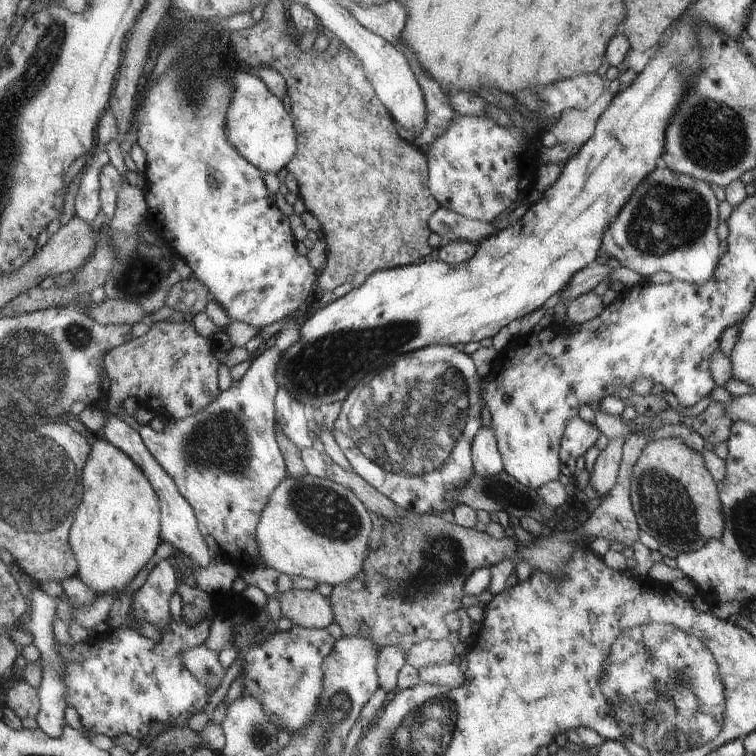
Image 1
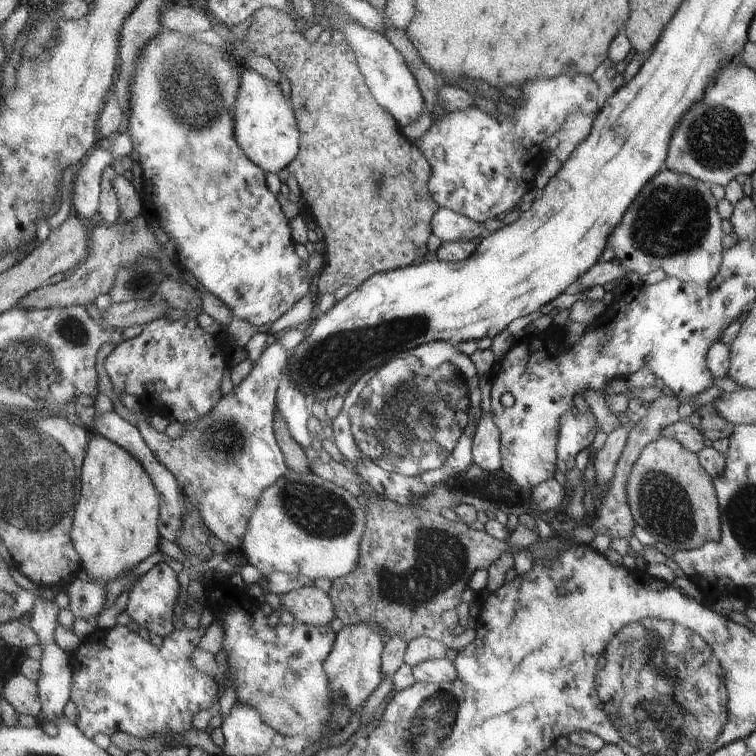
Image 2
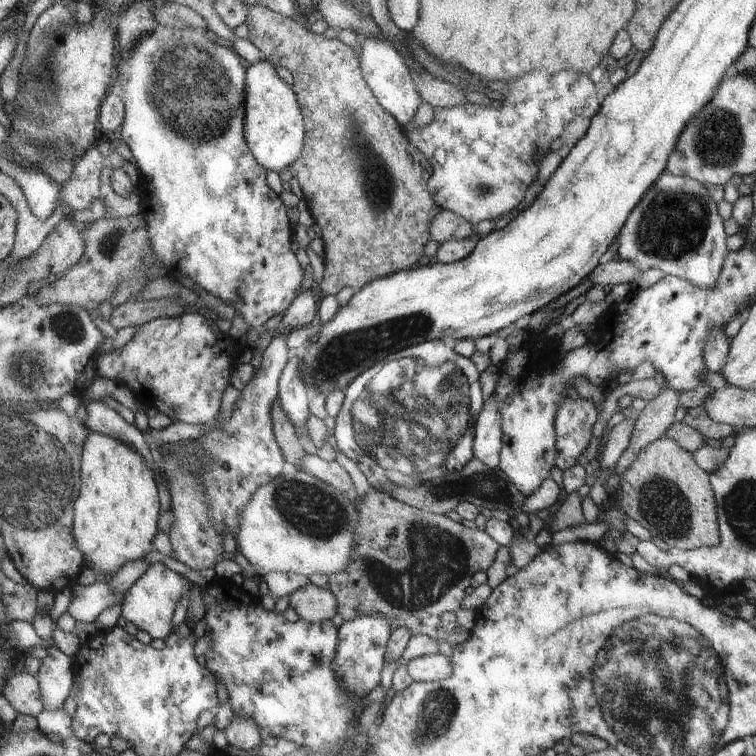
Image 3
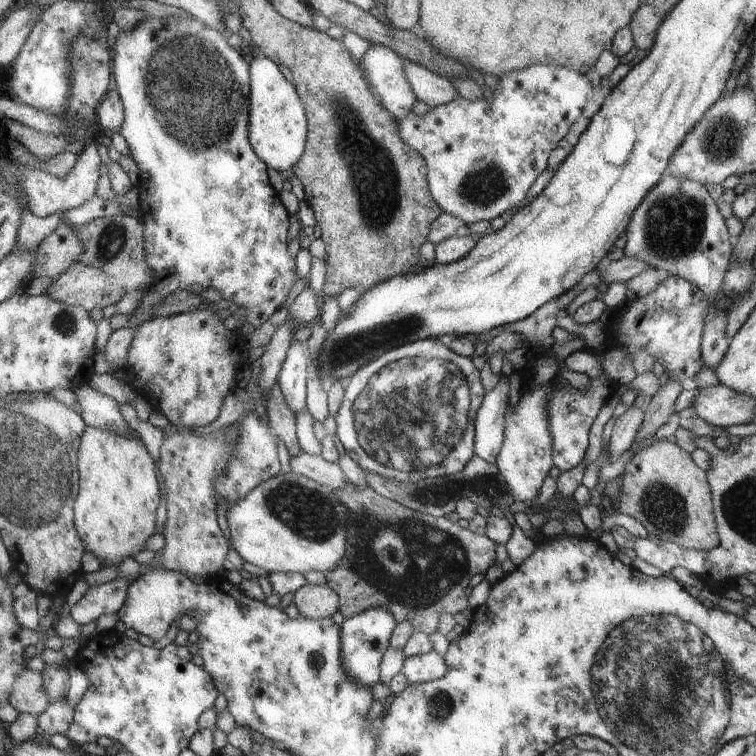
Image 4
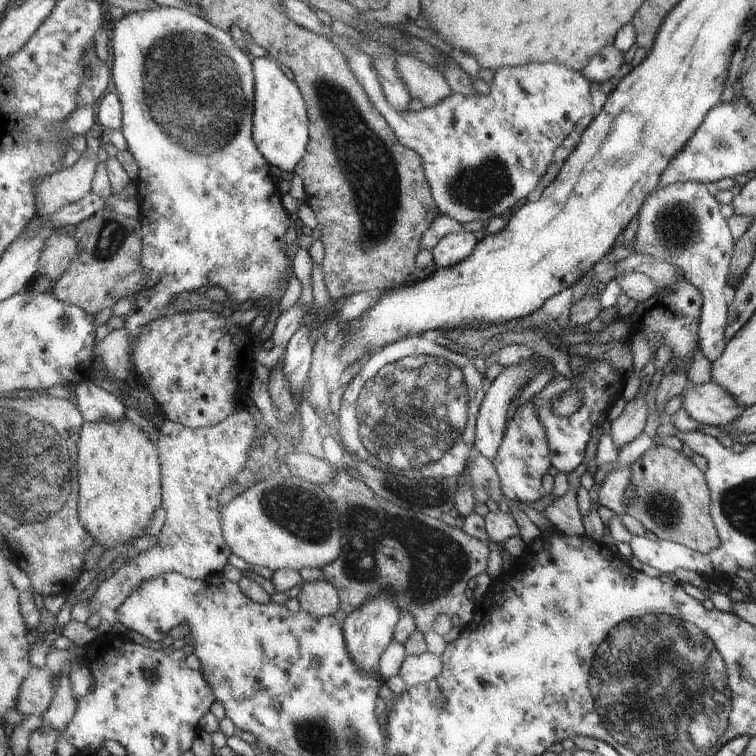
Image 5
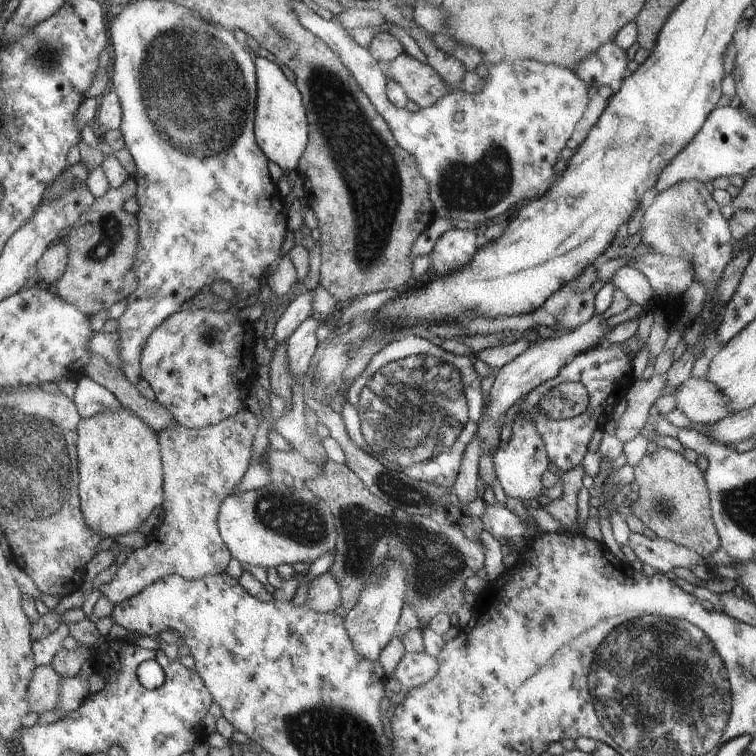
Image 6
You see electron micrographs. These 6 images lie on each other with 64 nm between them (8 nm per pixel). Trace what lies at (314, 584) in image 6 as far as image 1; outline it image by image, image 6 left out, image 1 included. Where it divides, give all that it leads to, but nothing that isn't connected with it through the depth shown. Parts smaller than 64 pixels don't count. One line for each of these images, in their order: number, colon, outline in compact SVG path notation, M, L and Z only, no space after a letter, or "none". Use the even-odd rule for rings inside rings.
1: M291 590L279 596L281 614L295 626L325 630L335 620L331 598L319 590Z
2: M317 584L293 590L281 600L287 612L291 612L299 622L311 626L327 626L337 616L337 606L333 602L333 596L321 590Z
3: M309 582L291 594L291 608L309 622L325 622L339 612L339 598L333 590Z
4: M307 584L295 594L295 604L303 616L323 620L331 618L337 610L341 610L341 594L329 584Z
5: M327 578L305 582L297 598L301 602L301 610L307 610L317 618L333 616L341 608L341 590Z

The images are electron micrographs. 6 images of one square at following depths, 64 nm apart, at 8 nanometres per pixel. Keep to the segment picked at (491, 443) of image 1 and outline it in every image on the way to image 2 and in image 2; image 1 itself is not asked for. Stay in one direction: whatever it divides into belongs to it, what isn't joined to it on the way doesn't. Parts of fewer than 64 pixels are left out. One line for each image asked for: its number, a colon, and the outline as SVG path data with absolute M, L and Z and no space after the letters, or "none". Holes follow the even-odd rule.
2: M489 410L481 414L473 434L473 462L487 472L501 468L501 432L495 426L495 416Z

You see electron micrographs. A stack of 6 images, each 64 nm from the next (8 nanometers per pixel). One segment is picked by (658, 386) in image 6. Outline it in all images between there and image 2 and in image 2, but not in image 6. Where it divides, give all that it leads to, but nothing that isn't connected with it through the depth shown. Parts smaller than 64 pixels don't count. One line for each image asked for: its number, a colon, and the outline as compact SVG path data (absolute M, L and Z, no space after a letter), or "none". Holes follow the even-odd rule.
2: M617 426L611 434L607 434L607 440L603 444L603 448L593 456L593 466L595 466L595 478L597 482L603 486L607 482L613 480L615 468L617 468L617 460L621 458L621 452L625 450L625 444L629 440L629 428L625 426Z
3: M627 416L619 424L615 424L609 434L605 434L605 438L603 438L605 448L601 454L601 466L609 468L609 466L617 464L617 460L623 456L625 448L629 448L629 444L631 444L635 422L637 422L635 418Z
4: M631 404L613 424L611 428L611 438L609 438L609 452L611 452L611 462L615 462L625 450L629 450L635 444L635 438L639 434L639 428L645 418L645 406L639 408Z
5: M637 392L637 396L625 404L619 418L615 418L611 422L611 438L619 450L643 434L643 426L645 426L645 418L647 418L647 400L645 398L647 398L647 394Z

